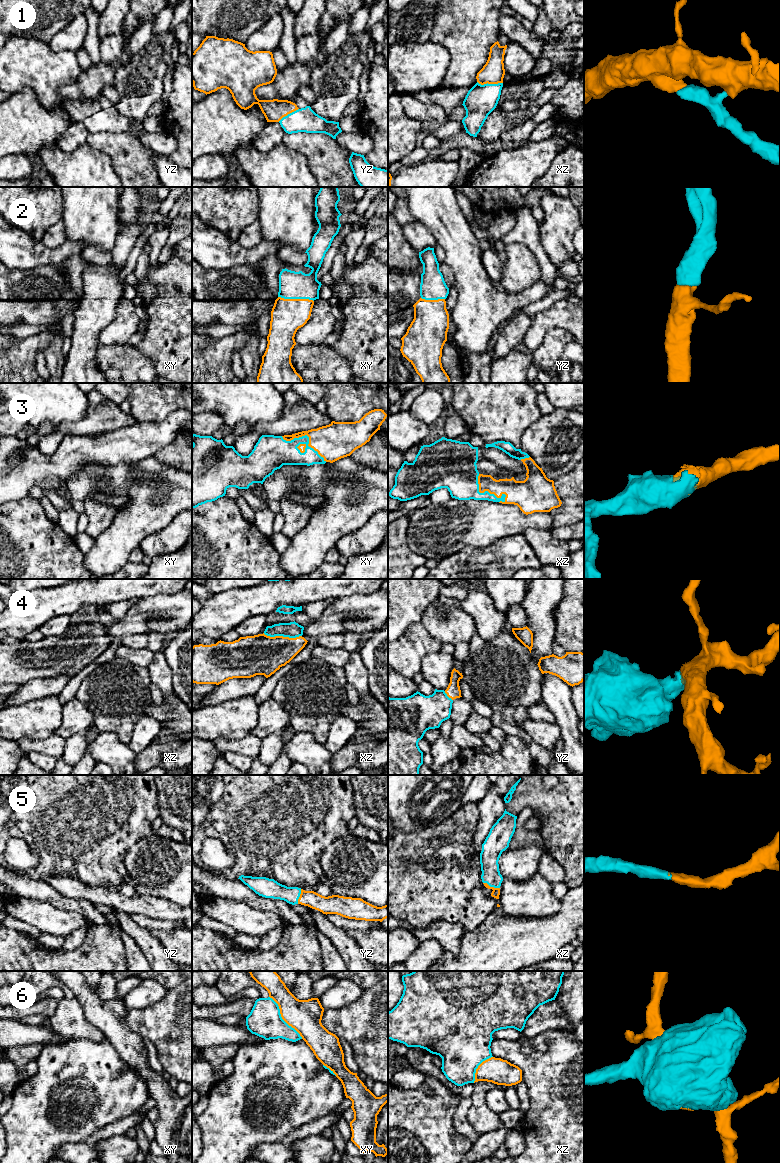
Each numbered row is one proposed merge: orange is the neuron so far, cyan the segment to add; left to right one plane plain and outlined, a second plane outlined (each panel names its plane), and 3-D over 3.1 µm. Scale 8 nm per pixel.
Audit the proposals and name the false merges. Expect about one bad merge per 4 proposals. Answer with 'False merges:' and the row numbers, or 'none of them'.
False merges: 6

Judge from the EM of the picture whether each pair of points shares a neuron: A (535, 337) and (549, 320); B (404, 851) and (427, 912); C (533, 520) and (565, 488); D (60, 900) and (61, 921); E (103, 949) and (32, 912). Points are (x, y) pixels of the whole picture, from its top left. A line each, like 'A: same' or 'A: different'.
A: same
B: same
C: different
D: different
E: different

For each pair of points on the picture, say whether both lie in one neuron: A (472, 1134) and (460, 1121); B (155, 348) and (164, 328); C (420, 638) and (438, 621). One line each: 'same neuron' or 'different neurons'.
A: same neuron
B: same neuron
C: different neurons

